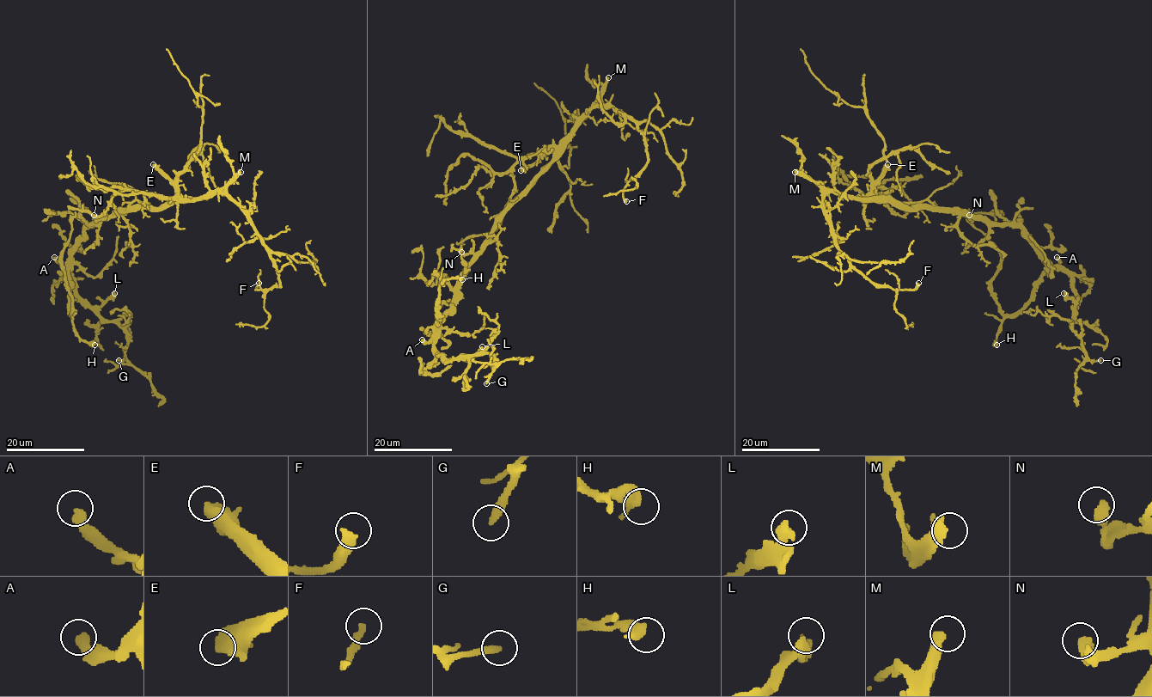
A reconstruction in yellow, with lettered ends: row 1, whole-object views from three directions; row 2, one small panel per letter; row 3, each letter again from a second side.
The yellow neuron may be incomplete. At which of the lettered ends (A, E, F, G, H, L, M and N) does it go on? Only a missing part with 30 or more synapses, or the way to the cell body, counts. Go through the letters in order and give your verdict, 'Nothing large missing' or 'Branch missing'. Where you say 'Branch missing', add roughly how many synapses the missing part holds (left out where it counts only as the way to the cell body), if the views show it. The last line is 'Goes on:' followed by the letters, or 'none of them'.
A: Nothing large missing
E: Branch missing. Roughly 130 synapses
F: Nothing large missing
G: Nothing large missing
H: Nothing large missing
L: Nothing large missing
M: Branch missing. Roughly 200 synapses
N: Nothing large missing
Goes on: E, M

